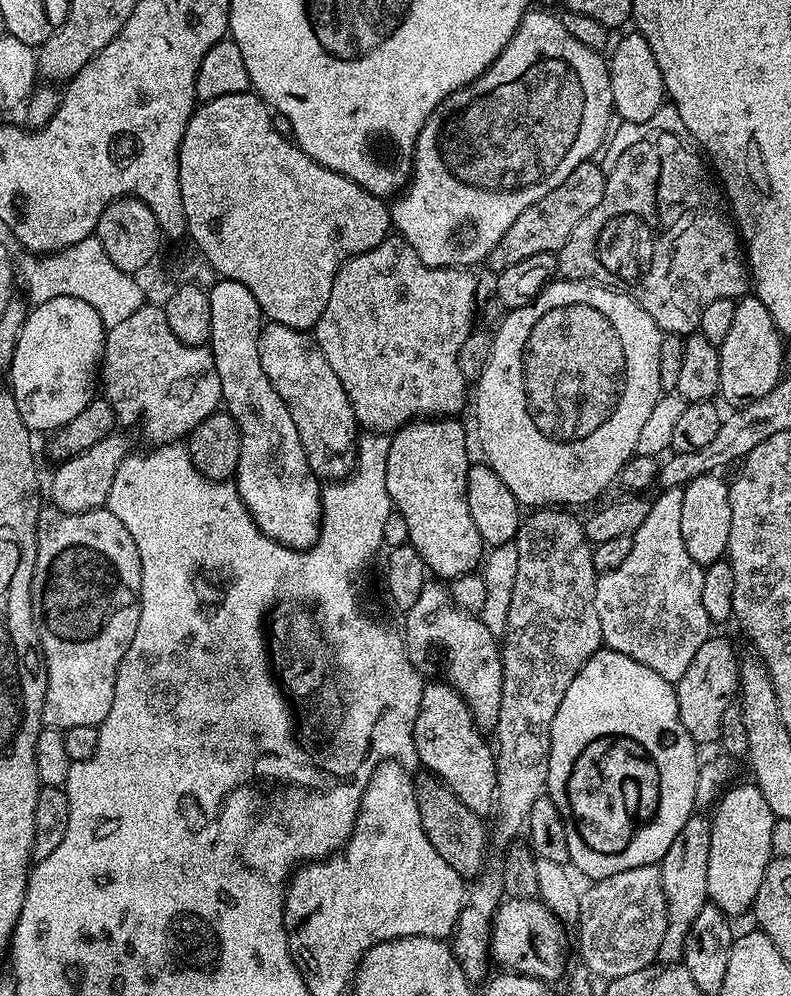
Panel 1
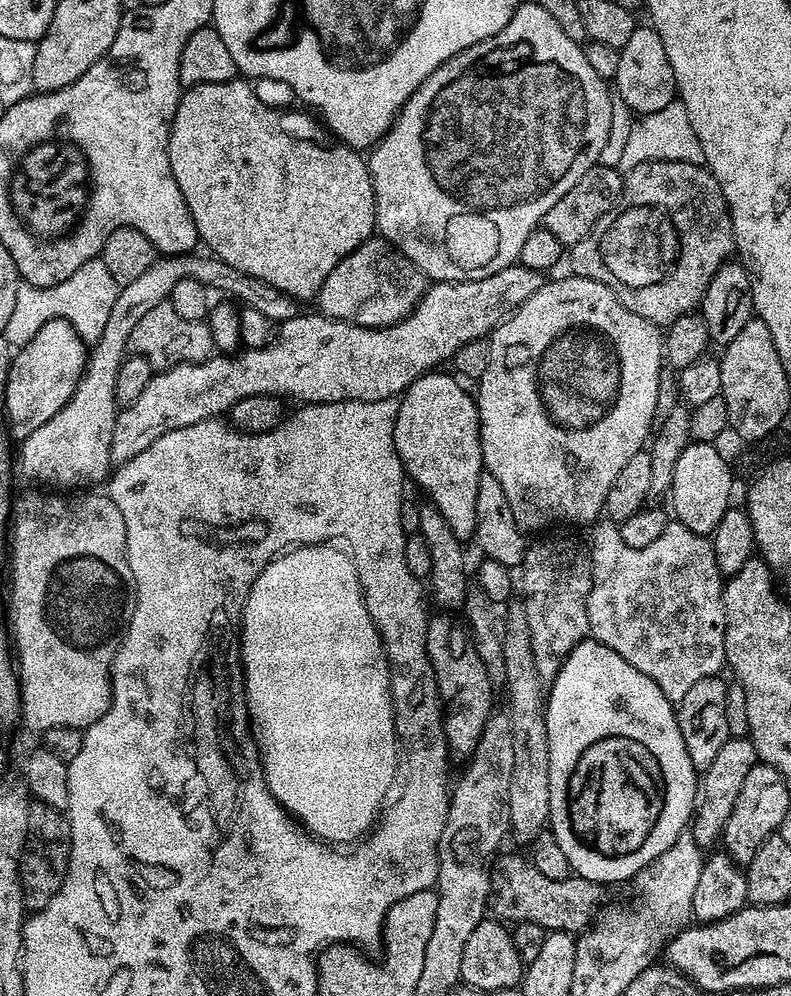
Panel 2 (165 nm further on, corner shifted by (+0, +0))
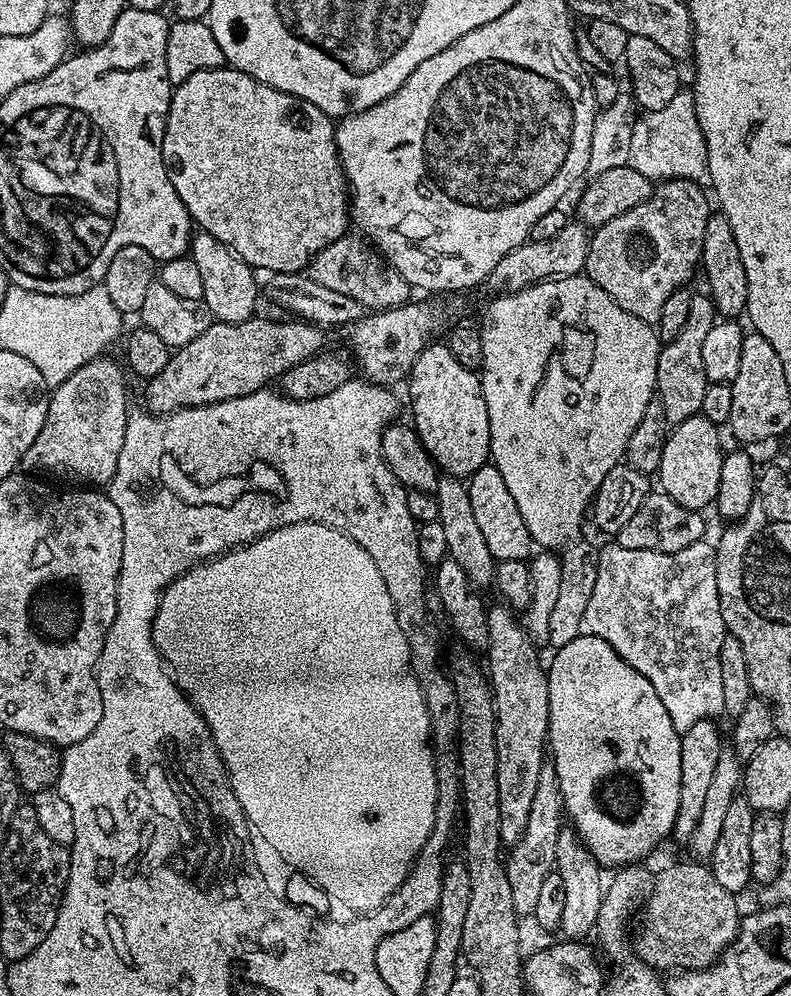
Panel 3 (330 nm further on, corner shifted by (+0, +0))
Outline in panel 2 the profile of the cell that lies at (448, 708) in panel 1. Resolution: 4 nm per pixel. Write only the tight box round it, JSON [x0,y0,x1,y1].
[426,615,494,757]

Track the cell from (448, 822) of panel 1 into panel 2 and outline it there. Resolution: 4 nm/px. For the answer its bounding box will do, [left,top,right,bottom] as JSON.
[490,856,601,934]

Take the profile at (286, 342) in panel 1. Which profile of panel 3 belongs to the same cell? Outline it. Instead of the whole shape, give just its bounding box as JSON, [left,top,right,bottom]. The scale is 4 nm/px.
[190,231,257,324]

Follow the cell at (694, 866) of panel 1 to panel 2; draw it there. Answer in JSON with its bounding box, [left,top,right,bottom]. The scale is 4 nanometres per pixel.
[690,736,757,850]

